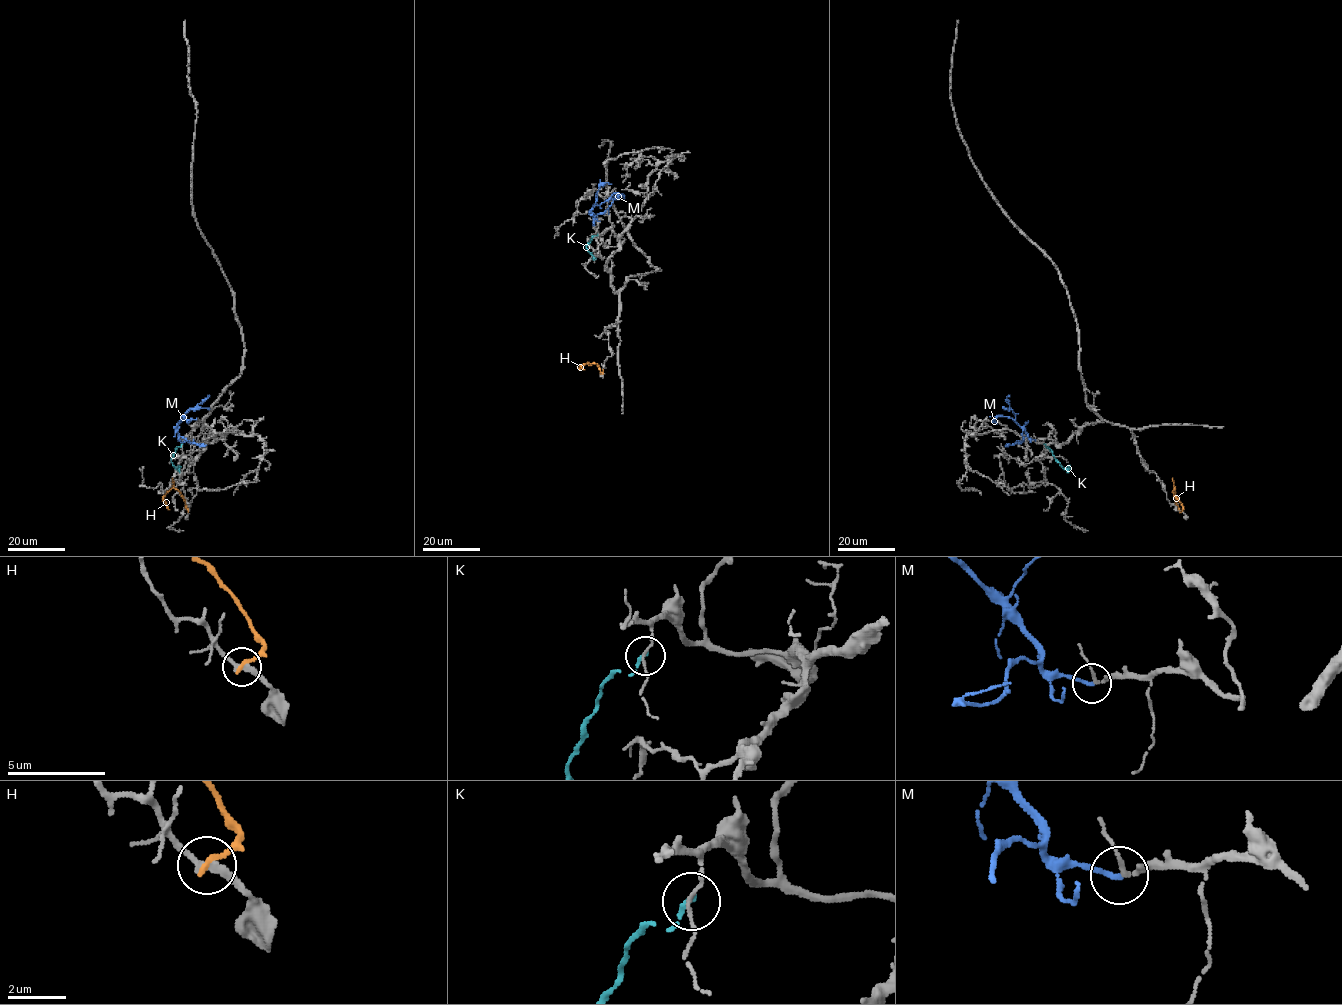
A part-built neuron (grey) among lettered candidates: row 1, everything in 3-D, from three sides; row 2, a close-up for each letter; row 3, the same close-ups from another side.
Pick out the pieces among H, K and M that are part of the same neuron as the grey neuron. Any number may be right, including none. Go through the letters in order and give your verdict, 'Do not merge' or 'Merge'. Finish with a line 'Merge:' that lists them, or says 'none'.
H: Do not merge
K: Do not merge
M: Merge
Merge: M

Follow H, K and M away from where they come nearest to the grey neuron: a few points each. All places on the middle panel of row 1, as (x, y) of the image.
H: (603, 370), (602, 373), (595, 363), (578, 365), (584, 370)
K: (597, 234), (586, 245), (594, 259)
M: (593, 226), (591, 210), (595, 205), (606, 200), (623, 199)

